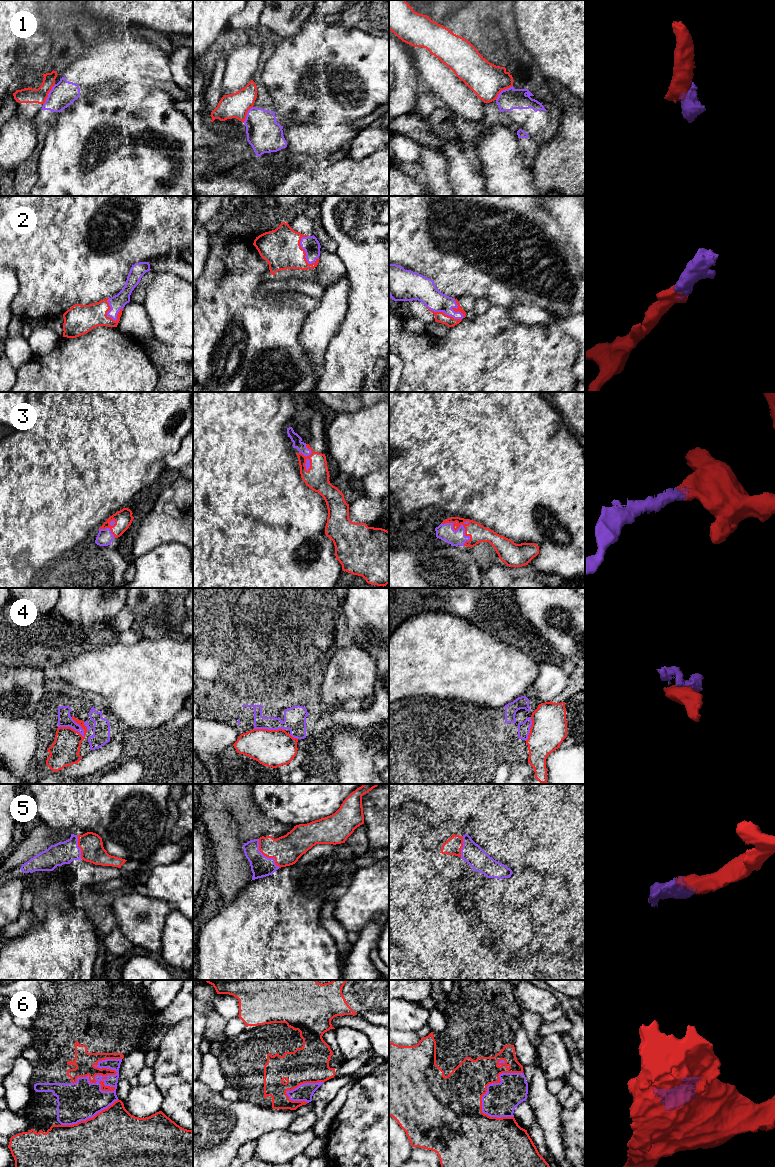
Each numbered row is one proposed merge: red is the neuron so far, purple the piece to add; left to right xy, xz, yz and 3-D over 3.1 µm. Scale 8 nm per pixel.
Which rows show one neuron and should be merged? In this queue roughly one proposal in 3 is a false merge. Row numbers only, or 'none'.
2, 3, 5, 6

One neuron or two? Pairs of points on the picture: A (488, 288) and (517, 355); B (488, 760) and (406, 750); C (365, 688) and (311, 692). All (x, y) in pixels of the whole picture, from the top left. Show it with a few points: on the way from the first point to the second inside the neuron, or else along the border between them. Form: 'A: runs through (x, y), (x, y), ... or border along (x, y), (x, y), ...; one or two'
A: border along (491, 305), (499, 305), (507, 311); two
B: runs through (468, 756), (426, 756); one
C: border along (324, 677), (321, 684); two

